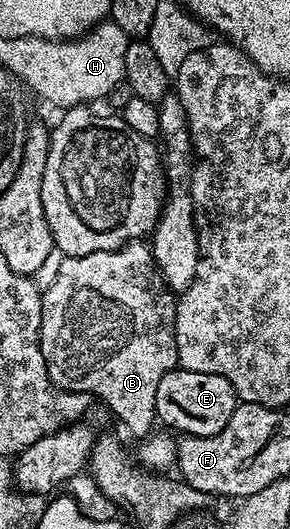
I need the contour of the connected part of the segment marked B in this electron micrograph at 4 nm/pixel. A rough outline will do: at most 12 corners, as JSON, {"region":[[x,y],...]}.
{"region":[[149,243],[65,257],[42,293],[52,382],[134,438],[179,367]]}

